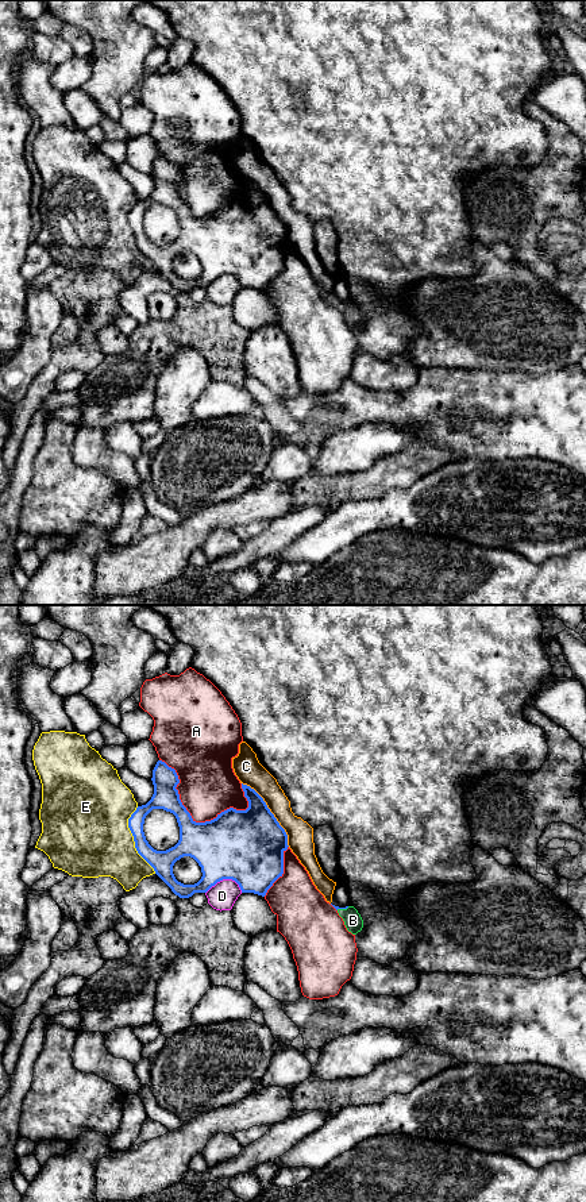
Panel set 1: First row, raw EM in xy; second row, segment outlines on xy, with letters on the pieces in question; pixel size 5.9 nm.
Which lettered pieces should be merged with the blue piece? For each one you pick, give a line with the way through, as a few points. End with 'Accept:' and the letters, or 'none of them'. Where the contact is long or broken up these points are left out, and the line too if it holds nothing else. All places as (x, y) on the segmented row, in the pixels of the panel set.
B: across xy (336, 908), (342, 908), (353, 920)
Accept: B

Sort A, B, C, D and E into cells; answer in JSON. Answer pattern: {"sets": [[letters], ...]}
{"sets": [["A"], ["B"], ["C"], ["D"], ["E"]]}

